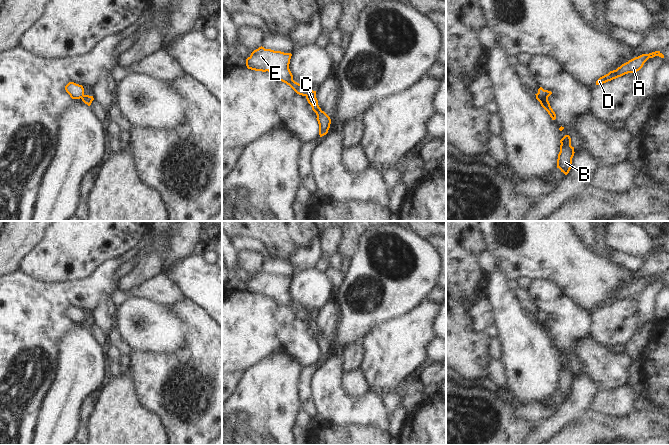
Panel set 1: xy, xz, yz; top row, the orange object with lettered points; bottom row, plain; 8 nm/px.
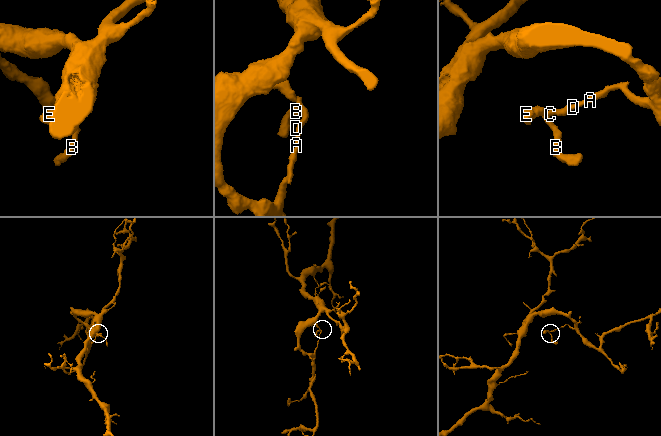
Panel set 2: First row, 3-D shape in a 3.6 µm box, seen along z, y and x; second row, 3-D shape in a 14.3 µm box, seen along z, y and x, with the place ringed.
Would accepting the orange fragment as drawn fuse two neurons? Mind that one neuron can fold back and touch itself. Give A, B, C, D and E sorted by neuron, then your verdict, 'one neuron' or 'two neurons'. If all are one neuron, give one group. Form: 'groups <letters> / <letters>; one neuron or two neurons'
groups A B C D E; one neuron

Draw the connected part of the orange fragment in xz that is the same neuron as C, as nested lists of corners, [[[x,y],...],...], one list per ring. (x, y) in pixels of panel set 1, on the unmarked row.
[[[261,270],[254,274],[246,283],[246,290],[248,293],[255,295],[268,295],[274,299],[277,304],[289,309],[297,318],[305,320],[312,334],[317,339],[316,343],[319,348],[319,359],[322,361],[328,357],[331,343],[319,331],[316,315],[311,314],[309,310],[306,311],[293,304],[293,299],[289,293],[291,280],[291,277],[265,273]]]

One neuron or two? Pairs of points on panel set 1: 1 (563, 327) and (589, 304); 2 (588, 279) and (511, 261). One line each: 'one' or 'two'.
1: two
2: one

